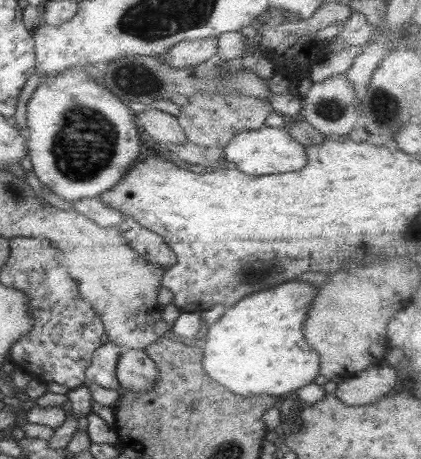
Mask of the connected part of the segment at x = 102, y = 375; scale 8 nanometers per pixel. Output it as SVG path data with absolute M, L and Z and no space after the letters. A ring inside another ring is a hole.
M108 341L100 345L92 355L90 365L86 367L86 382L98 384L102 388L120 390L116 376L116 363L120 356L118 345Z

